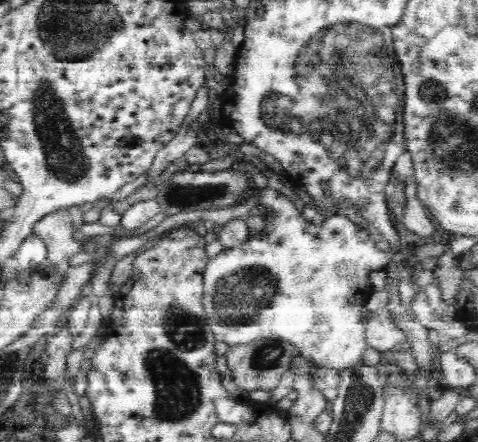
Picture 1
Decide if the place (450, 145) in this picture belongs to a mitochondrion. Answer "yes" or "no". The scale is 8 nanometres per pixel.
yes

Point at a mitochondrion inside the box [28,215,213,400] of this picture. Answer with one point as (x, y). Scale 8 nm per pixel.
(41, 272)

